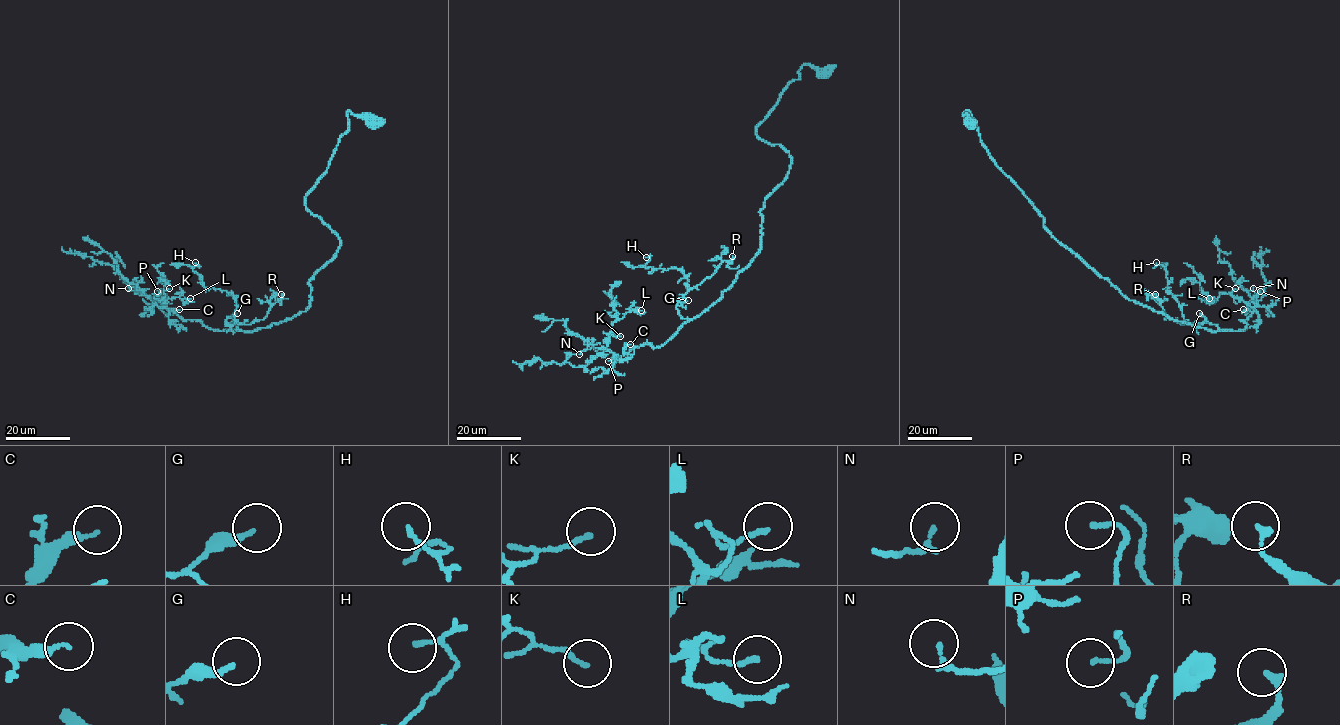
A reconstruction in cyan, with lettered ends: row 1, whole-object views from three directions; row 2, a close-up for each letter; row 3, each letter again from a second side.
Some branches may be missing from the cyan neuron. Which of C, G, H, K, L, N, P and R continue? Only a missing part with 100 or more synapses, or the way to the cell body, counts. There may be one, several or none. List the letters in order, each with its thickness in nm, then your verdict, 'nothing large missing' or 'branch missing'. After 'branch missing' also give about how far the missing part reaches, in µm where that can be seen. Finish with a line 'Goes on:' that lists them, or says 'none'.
C: 170 nm thick; nothing large missing
G: 190 nm thick; nothing large missing
H: 80 nm thick; nothing large missing
K: 140 nm thick; nothing large missing
L: 120 nm thick; nothing large missing
N: 170 nm thick; nothing large missing
P: 130 nm thick; nothing large missing
R: 190 nm thick; nothing large missing
Goes on: none

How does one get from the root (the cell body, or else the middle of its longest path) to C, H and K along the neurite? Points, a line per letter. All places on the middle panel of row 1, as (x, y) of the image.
C: (760, 245), (754, 259), (722, 295), (662, 345), (641, 344), (625, 353), (630, 344)
H: (760, 245), (722, 295), (691, 319), (676, 308), (688, 278), (677, 268), (646, 268), (646, 257)
K: (760, 245), (722, 295), (662, 345), (611, 353), (608, 334), (620, 336)

